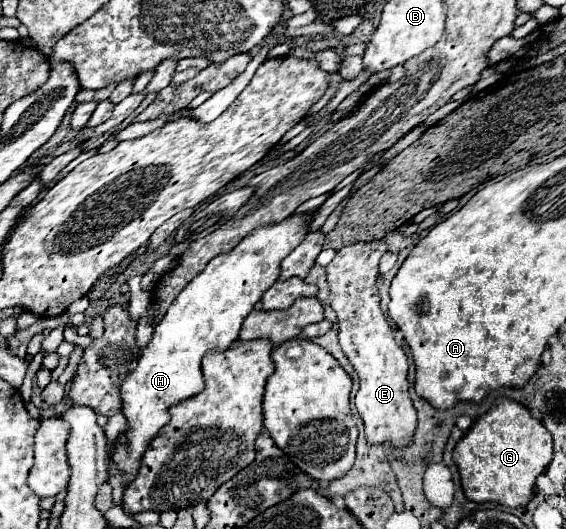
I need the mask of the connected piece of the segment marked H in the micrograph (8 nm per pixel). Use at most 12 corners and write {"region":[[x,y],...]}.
{"region":[[314,213],[254,229],[180,291],[120,385],[124,483],[204,389]]}

